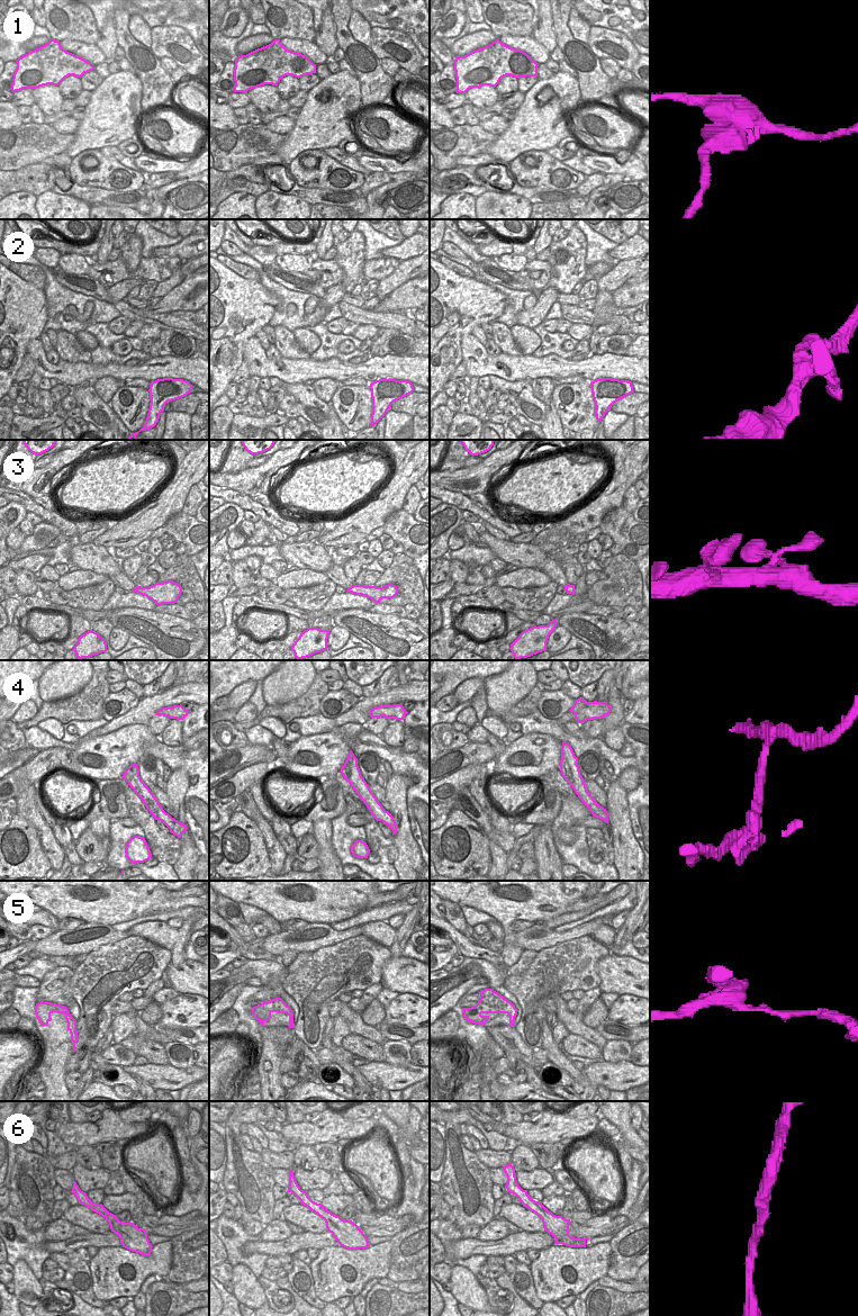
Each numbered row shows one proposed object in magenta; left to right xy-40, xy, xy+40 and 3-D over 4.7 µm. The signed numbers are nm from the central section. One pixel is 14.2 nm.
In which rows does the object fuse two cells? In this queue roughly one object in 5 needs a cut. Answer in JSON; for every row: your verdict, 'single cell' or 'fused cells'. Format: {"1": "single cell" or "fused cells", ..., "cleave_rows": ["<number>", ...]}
{"1": "fused cells", "2": "single cell", "3": "single cell", "4": "fused cells", "5": "fused cells", "6": "single cell", "cleave_rows": ["1", "4", "5"]}

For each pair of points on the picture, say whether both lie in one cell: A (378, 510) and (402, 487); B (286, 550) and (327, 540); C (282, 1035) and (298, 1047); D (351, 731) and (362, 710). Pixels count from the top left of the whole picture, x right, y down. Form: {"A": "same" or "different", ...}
{"A": "same", "B": "different", "C": "different", "D": "different"}

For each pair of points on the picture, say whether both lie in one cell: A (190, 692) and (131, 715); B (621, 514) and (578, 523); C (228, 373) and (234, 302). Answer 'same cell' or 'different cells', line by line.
A: same cell
B: different cells
C: same cell

